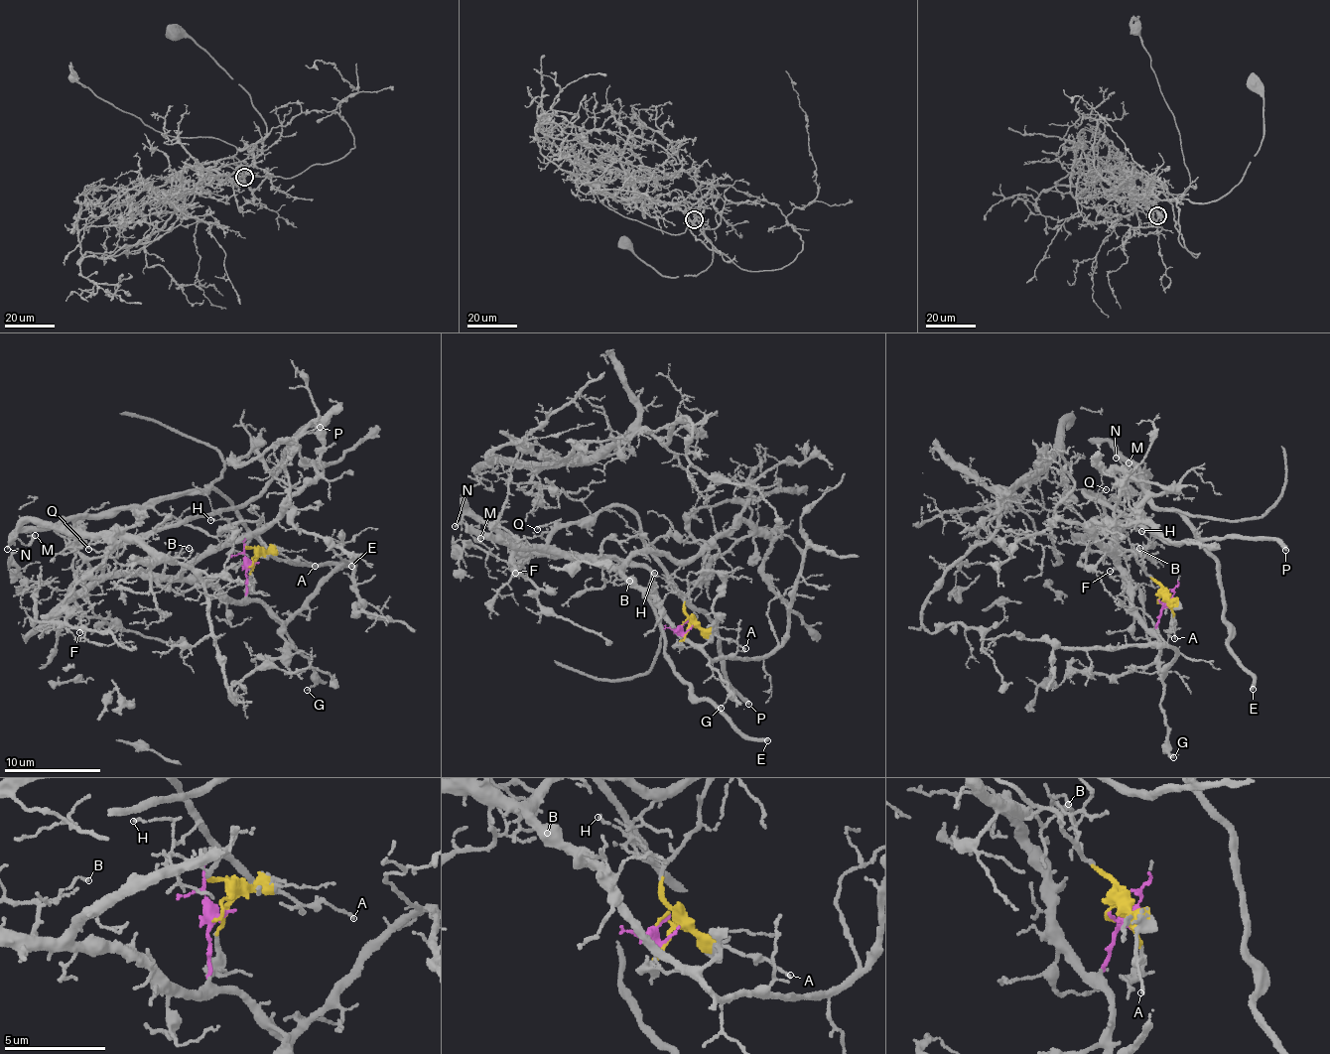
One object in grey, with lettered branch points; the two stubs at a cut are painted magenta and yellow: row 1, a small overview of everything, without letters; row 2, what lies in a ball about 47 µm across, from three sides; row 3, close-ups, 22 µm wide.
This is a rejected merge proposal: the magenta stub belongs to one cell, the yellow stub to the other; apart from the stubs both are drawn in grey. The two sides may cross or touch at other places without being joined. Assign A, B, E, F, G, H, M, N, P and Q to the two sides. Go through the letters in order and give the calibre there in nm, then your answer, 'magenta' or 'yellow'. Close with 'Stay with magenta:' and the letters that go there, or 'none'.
A: 140 nm | yellow
B: 140 nm | magenta
E: 360 nm | yellow
F: 110 nm | magenta
G: 90 nm | magenta
H: 130 nm | magenta
M: 220 nm | yellow
N: 140 nm | yellow
P: 320 nm | magenta
Q: 120 nm | magenta
Stay with magenta: B, F, G, H, P, Q

